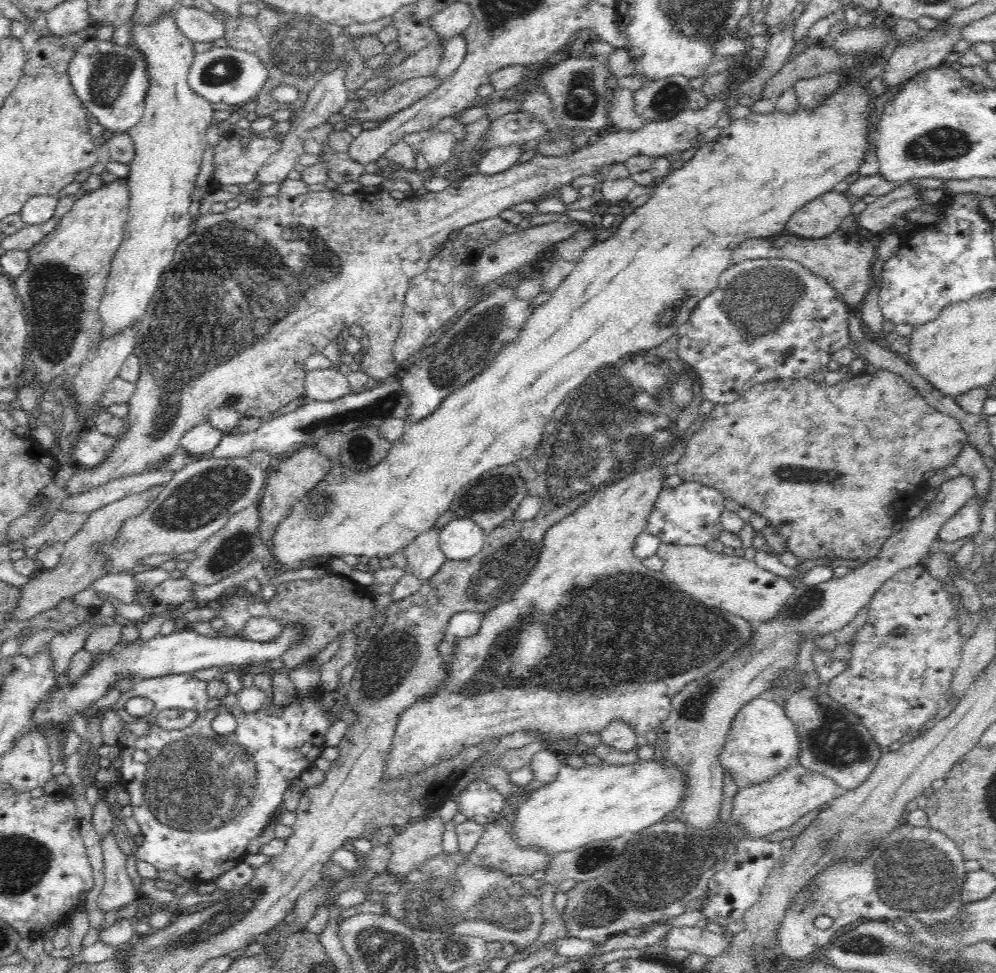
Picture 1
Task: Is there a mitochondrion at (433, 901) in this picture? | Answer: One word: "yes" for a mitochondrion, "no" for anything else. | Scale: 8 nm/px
yes

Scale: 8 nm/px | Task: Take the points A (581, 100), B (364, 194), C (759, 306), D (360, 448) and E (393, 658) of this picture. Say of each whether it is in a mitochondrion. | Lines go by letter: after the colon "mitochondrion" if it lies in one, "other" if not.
A: mitochondrion
B: other
C: mitochondrion
D: mitochondrion
E: mitochondrion

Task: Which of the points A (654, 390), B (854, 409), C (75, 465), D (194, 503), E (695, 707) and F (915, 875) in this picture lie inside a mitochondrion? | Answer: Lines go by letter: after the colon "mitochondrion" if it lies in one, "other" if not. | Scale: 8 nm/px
A: mitochondrion
B: other
C: other
D: mitochondrion
E: mitochondrion
F: mitochondrion

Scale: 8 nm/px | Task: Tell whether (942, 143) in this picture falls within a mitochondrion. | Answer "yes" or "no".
yes

